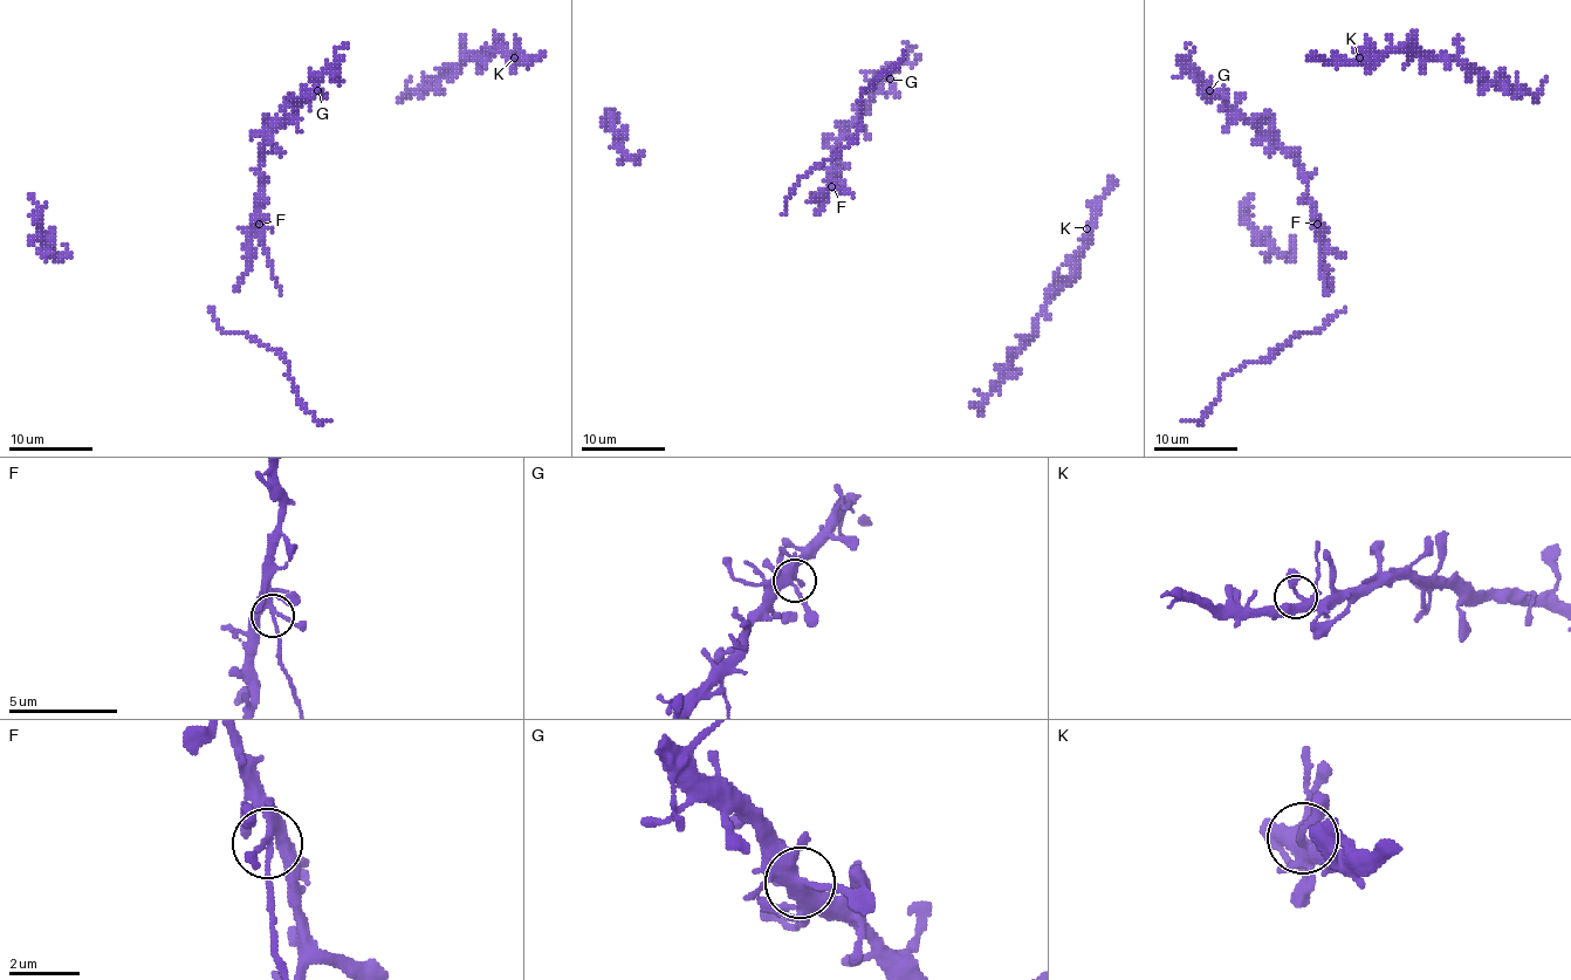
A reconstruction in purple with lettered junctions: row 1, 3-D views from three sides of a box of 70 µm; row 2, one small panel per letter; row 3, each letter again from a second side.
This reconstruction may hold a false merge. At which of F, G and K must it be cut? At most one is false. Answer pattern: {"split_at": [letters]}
{"split_at": ["F"]}

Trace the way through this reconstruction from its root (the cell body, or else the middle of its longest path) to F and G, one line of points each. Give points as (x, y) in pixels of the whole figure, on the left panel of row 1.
F: (299, 108), (262, 145), (259, 225)
G: (299, 108), (317, 90)

